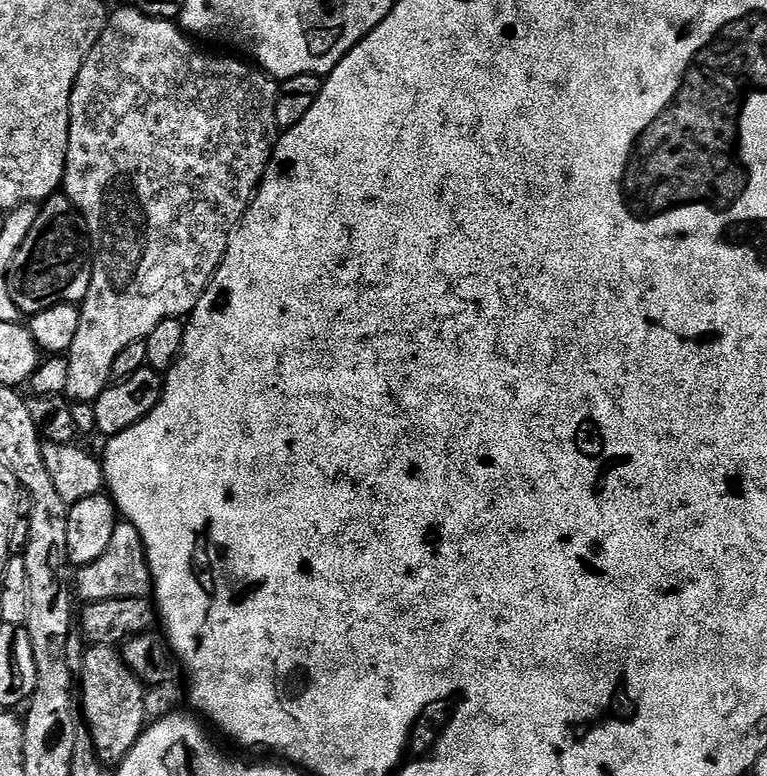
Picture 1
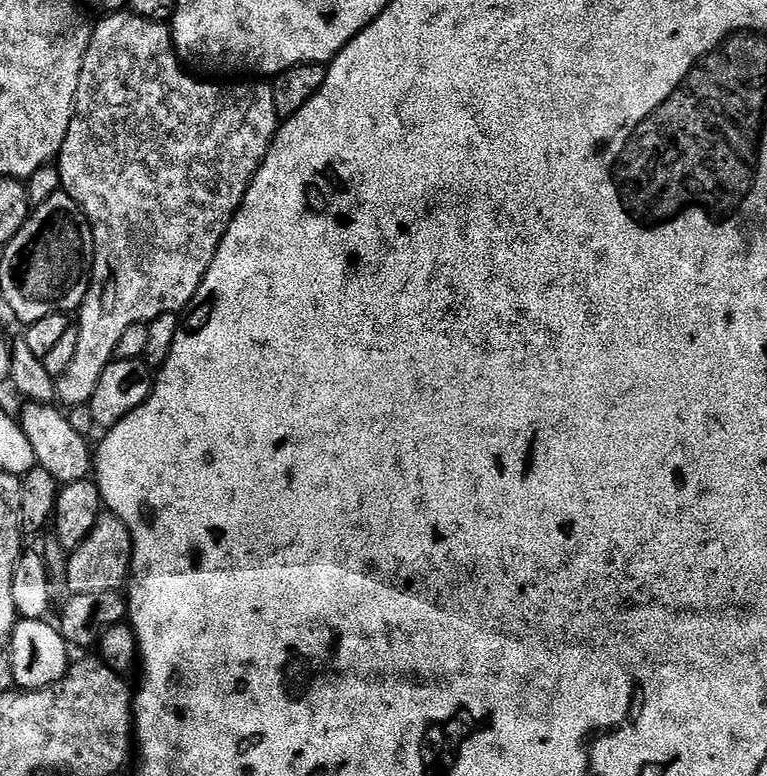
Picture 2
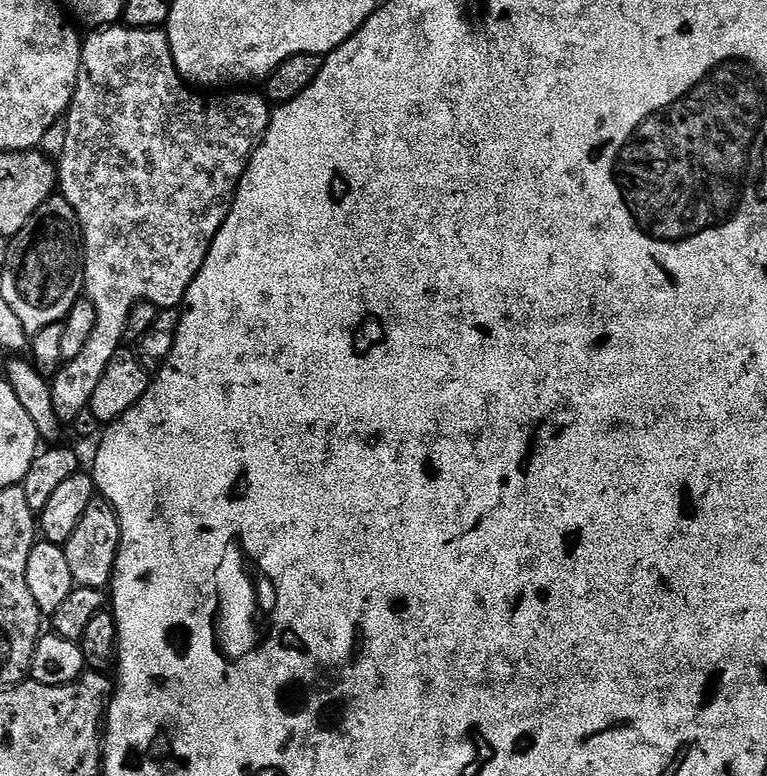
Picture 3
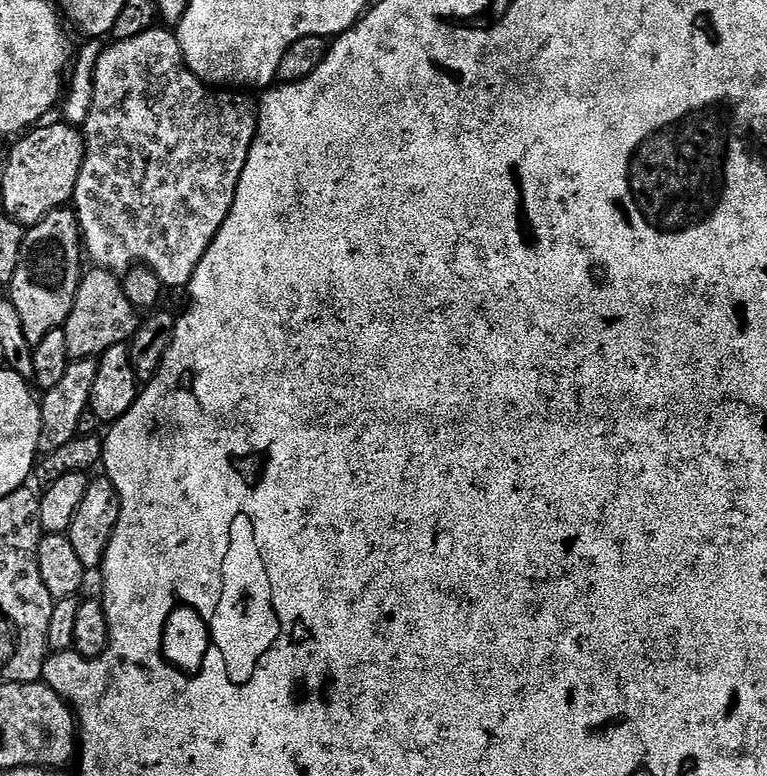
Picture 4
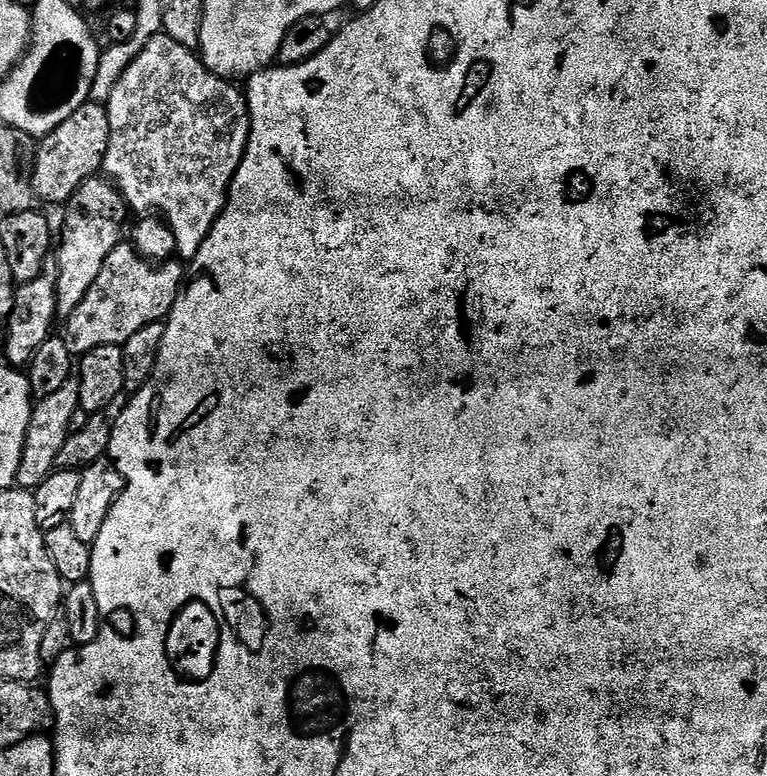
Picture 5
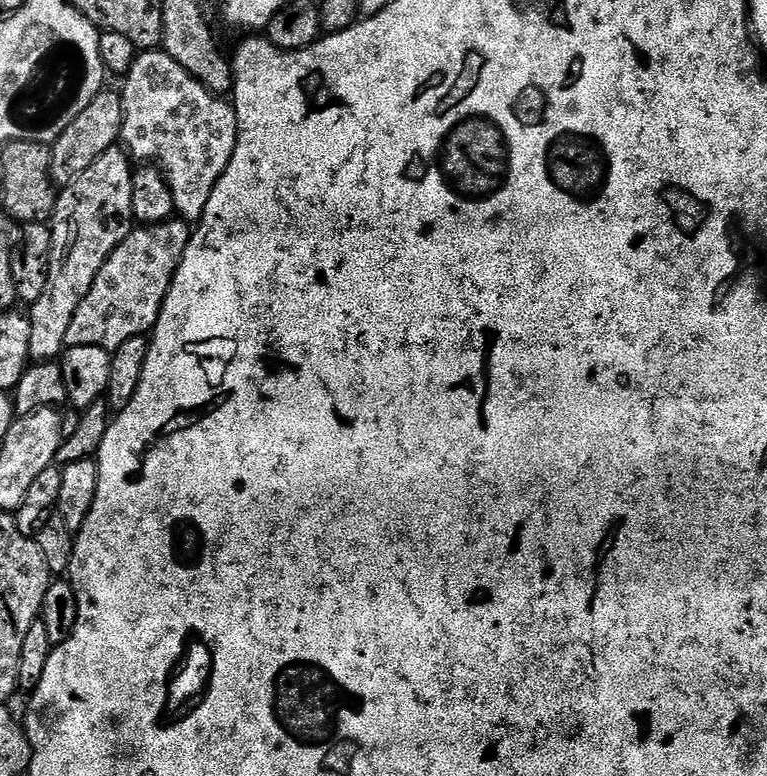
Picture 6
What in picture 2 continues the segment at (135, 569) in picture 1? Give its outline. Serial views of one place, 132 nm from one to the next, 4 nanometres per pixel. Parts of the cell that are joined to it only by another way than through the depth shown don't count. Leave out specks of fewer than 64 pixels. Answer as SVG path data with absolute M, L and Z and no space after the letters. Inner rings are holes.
M101 511L98 522L94 522L94 530L86 534L86 542L82 542L70 553L66 560L66 577L68 576L68 592L78 594L106 594L120 592L127 585L132 571L132 539L130 530L112 512Z

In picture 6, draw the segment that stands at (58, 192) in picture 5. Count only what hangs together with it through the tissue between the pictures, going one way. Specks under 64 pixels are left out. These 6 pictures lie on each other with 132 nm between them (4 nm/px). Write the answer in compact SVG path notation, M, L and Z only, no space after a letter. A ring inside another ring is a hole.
M97 91L92 97L90 106L86 106L86 110L82 110L82 114L78 114L78 118L74 118L74 122L70 122L70 126L62 130L56 143L51 145L53 181L63 186L72 184L79 176L86 174L86 170L90 170L90 166L94 166L94 162L98 162L98 158L106 154L106 150L117 147L123 130L123 95L119 91L100 93Z

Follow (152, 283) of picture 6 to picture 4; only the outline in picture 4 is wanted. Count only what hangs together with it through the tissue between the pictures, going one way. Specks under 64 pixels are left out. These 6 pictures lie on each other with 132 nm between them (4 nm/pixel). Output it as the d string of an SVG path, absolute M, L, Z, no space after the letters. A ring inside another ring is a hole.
M104 268L89 269L81 275L74 306L63 327L66 350L72 360L91 360L110 350L110 346L128 344L142 323L136 308L126 298L121 277Z

